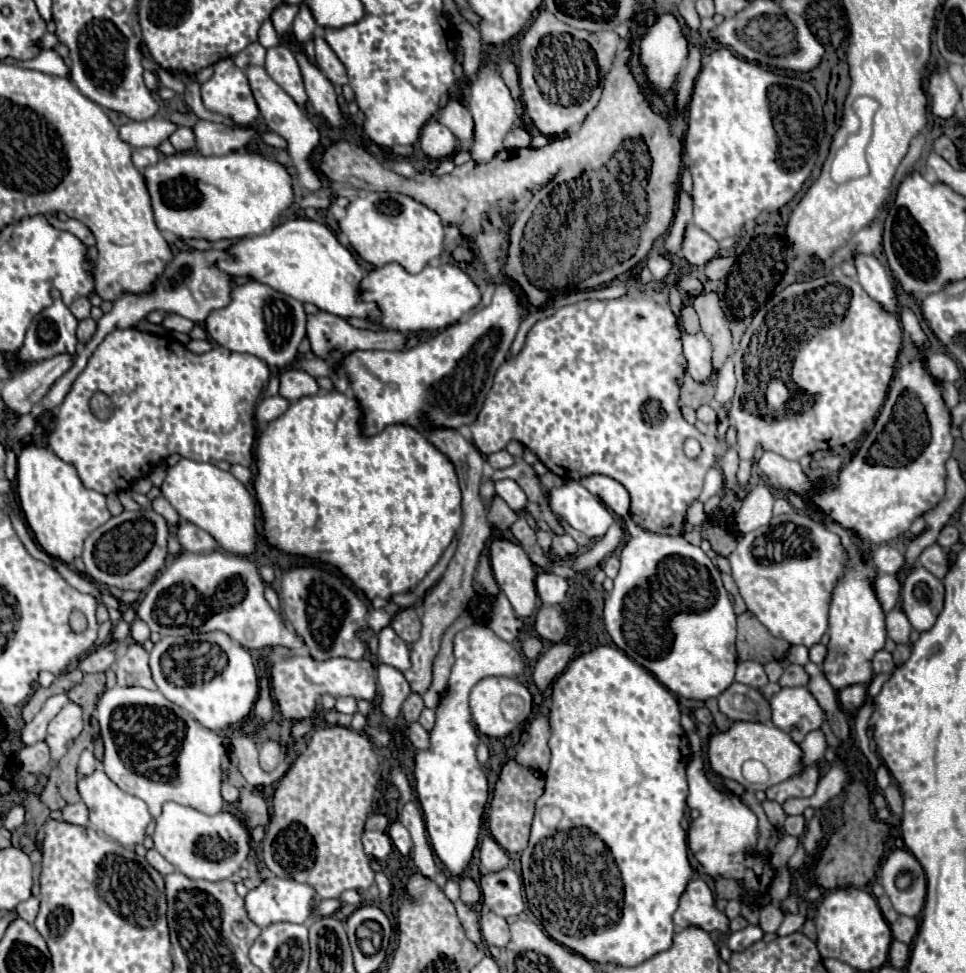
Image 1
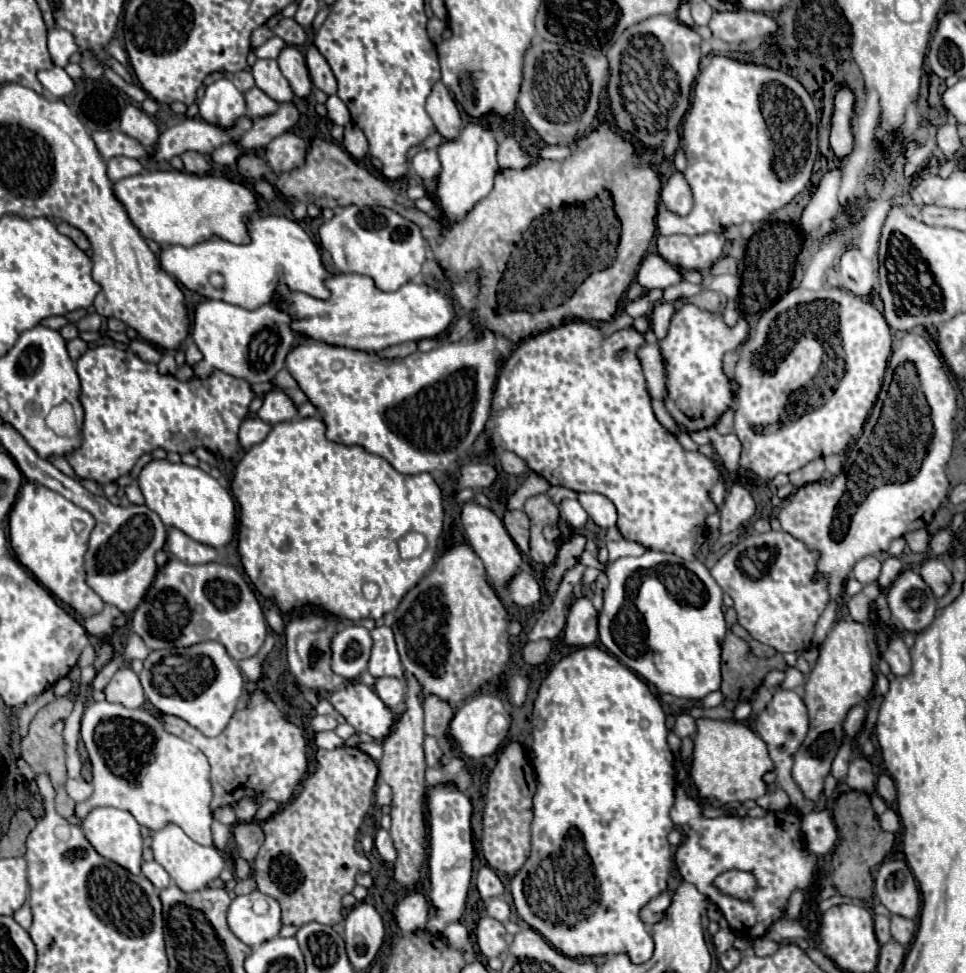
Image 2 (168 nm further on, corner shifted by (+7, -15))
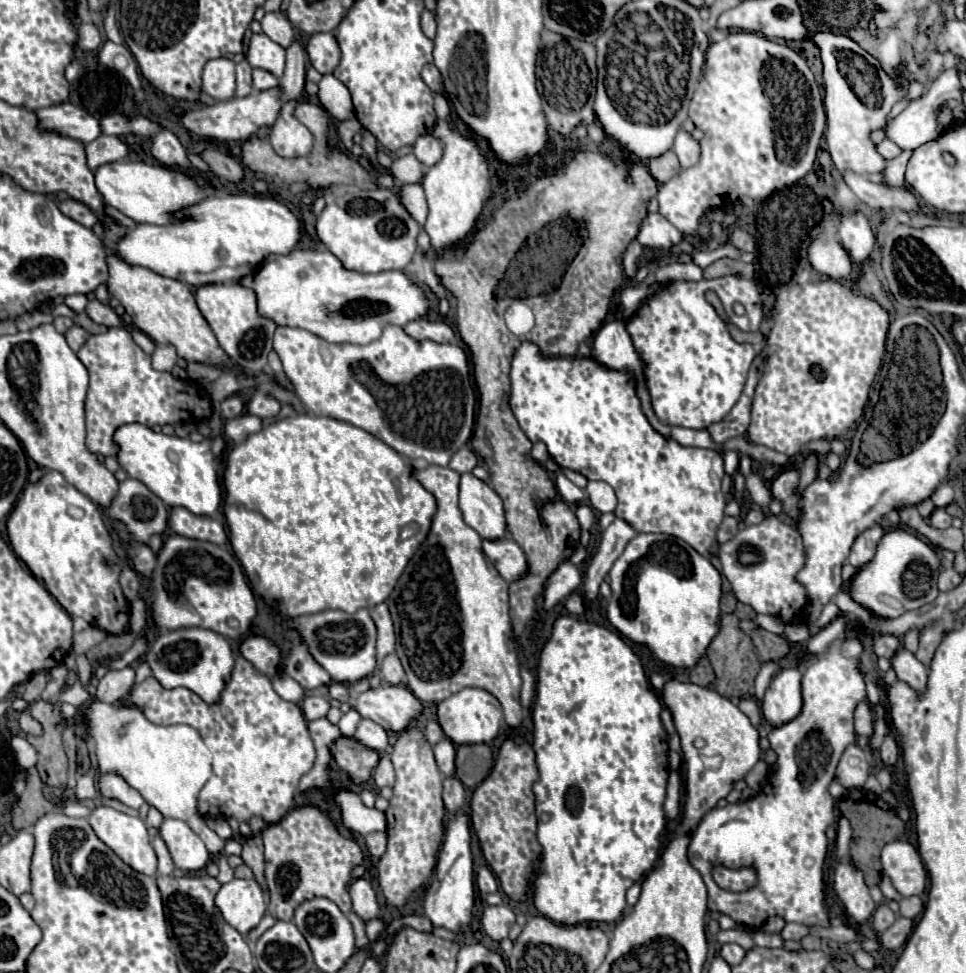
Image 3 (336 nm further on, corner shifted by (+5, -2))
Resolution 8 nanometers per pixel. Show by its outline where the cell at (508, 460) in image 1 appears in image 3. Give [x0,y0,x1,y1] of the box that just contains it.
[449,447,477,473]

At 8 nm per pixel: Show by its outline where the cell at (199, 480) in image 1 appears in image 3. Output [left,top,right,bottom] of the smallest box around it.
[115,414,223,517]

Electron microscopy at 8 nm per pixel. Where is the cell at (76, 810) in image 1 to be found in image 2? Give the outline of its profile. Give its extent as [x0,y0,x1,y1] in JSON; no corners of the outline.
[77,700,213,846]

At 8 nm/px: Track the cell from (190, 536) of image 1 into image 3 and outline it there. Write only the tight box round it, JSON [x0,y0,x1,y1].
[169,507,227,545]

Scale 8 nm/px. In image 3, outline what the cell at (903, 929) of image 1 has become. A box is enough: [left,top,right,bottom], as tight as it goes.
[899,897,923,919]

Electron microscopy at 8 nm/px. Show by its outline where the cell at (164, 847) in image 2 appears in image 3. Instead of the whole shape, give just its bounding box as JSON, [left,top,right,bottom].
[159,819,211,871]

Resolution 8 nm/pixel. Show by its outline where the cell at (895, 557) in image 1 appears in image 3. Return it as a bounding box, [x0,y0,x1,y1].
[847,525,885,569]

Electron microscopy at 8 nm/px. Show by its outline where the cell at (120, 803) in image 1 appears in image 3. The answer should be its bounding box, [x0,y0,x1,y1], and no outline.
[89,805,157,875]

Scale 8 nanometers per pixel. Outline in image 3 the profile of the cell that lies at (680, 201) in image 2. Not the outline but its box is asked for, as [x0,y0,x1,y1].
[673,131,699,169]

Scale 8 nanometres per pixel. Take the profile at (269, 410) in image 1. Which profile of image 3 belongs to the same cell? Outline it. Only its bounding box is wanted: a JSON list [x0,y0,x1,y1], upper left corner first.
[223,413,263,443]

